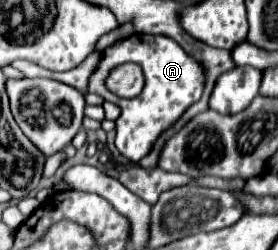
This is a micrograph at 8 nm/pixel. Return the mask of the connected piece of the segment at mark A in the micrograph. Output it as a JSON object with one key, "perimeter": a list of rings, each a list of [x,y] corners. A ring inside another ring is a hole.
{"perimeter":[[[134,33],[104,49],[98,67],[88,79],[88,91],[98,93],[106,101],[112,101],[122,109],[120,117],[116,119],[116,147],[132,163],[138,163],[142,157],[146,157],[152,151],[156,139],[166,129],[170,129],[190,105],[194,105],[202,97],[204,79],[206,79],[204,65],[194,57],[186,55],[186,51],[174,39],[164,35]],[[128,61],[138,63],[142,67],[146,83],[144,83],[144,91],[138,97],[120,99],[104,87],[104,81],[114,67]]]}

